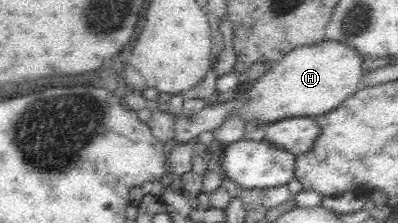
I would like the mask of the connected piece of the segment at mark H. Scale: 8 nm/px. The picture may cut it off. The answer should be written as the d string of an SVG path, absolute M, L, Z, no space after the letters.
M323 40L322 42L293 48L273 64L263 76L259 76L253 82L246 82L234 95L226 95L219 102L206 103L204 108L192 118L185 118L183 114L174 118L174 138L178 144L189 144L195 136L203 132L209 132L220 128L228 119L237 117L243 123L255 122L259 126L269 126L279 123L281 120L288 120L296 117L321 117L324 113L333 111L343 99L353 96L361 84L361 76L365 74L362 63L363 58L357 55L355 49L345 46L341 42Z

